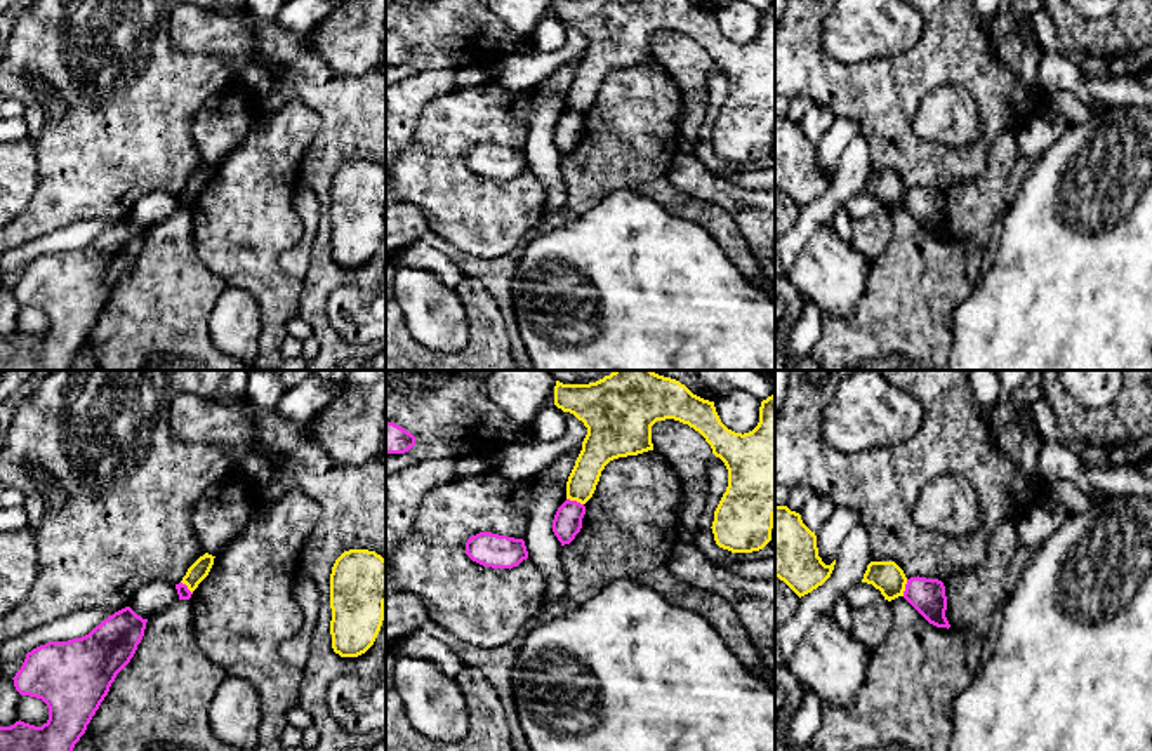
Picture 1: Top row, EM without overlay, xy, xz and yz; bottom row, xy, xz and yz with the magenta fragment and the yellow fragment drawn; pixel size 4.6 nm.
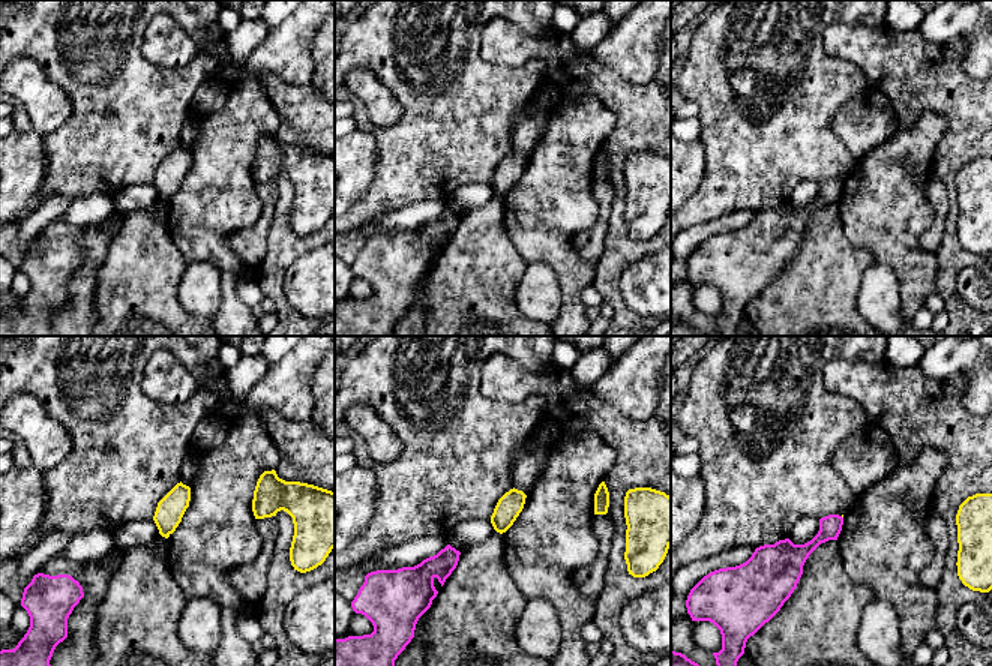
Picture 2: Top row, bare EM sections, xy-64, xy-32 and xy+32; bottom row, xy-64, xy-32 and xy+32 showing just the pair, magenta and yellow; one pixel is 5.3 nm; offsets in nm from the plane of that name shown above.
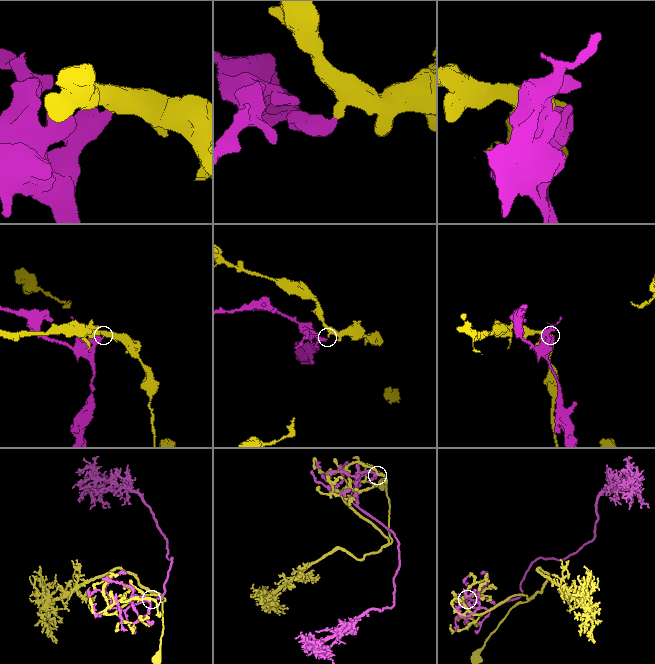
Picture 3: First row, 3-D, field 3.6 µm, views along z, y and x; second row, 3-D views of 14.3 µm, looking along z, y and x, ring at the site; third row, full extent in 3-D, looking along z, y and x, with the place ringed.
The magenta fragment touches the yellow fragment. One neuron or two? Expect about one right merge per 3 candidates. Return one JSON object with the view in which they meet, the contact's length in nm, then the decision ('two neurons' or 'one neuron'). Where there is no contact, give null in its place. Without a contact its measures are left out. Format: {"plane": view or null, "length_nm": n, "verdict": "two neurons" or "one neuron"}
{"plane": "xz", "length_nm": 90, "verdict": "two neurons"}

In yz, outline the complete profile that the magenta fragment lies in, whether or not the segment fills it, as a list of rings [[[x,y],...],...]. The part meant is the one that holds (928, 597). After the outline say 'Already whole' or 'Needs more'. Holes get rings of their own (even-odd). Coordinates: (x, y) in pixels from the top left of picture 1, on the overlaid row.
[[[910,577],[907,579],[904,598],[933,626],[950,628],[945,610],[945,586],[938,579]]]. Already whole

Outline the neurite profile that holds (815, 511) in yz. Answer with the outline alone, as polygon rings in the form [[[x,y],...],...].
[[[811,492],[806,497],[799,515],[801,515],[803,523],[811,532],[817,534],[832,516],[834,509],[836,509],[834,502],[831,502],[829,499],[824,499],[820,494]]]

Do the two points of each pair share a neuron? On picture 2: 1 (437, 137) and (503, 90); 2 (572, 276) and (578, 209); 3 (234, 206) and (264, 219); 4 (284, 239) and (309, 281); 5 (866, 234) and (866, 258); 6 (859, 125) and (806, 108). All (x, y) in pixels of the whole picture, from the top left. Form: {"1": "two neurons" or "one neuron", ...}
{"1": "one neuron", "2": "one neuron", "3": "two neurons", "4": "two neurons", "5": "two neurons", "6": "two neurons"}

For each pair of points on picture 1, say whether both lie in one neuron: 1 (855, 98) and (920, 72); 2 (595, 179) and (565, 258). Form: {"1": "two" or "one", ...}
{"1": "one", "2": "two"}

